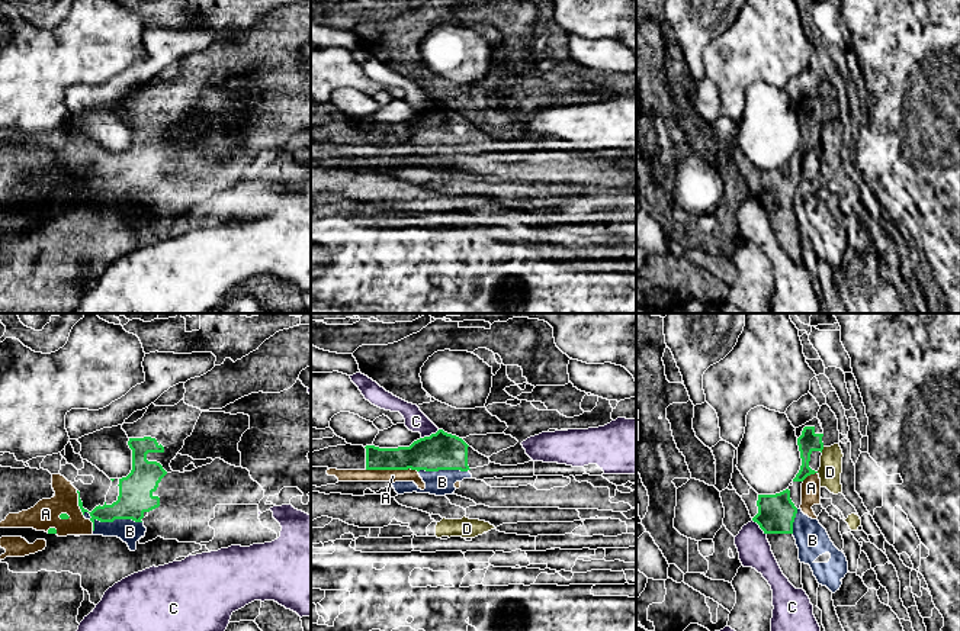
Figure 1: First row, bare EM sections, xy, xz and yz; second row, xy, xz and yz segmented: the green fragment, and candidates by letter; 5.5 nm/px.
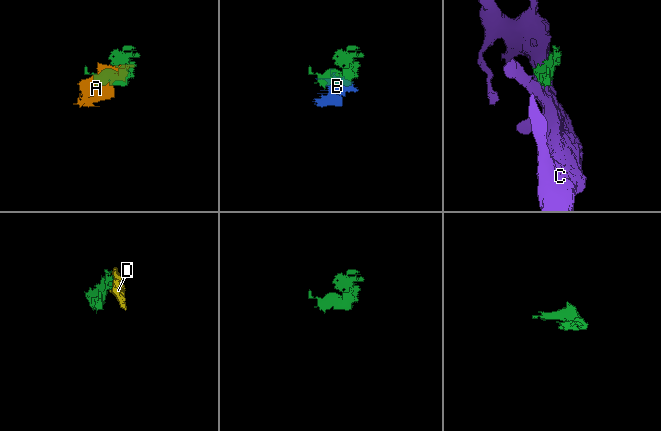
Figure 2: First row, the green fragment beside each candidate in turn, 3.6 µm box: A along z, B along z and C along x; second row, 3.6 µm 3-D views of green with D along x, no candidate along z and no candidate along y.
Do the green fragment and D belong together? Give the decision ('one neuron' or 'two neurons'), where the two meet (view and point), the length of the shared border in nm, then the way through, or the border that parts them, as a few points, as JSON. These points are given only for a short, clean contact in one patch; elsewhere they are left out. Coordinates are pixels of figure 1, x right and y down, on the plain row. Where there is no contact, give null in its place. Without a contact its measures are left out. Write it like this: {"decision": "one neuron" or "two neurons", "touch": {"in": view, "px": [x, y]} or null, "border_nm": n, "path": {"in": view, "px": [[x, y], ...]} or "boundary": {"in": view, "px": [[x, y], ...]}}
{"decision": "two neurons", "touch": {"in": "yz", "px": [822, 124]}, "border_nm": 40, "boundary": {"in": "yz", "px": [[824, 122], [821, 126]]}}

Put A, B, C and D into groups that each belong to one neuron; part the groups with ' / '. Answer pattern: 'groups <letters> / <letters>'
groups A B / C / D

